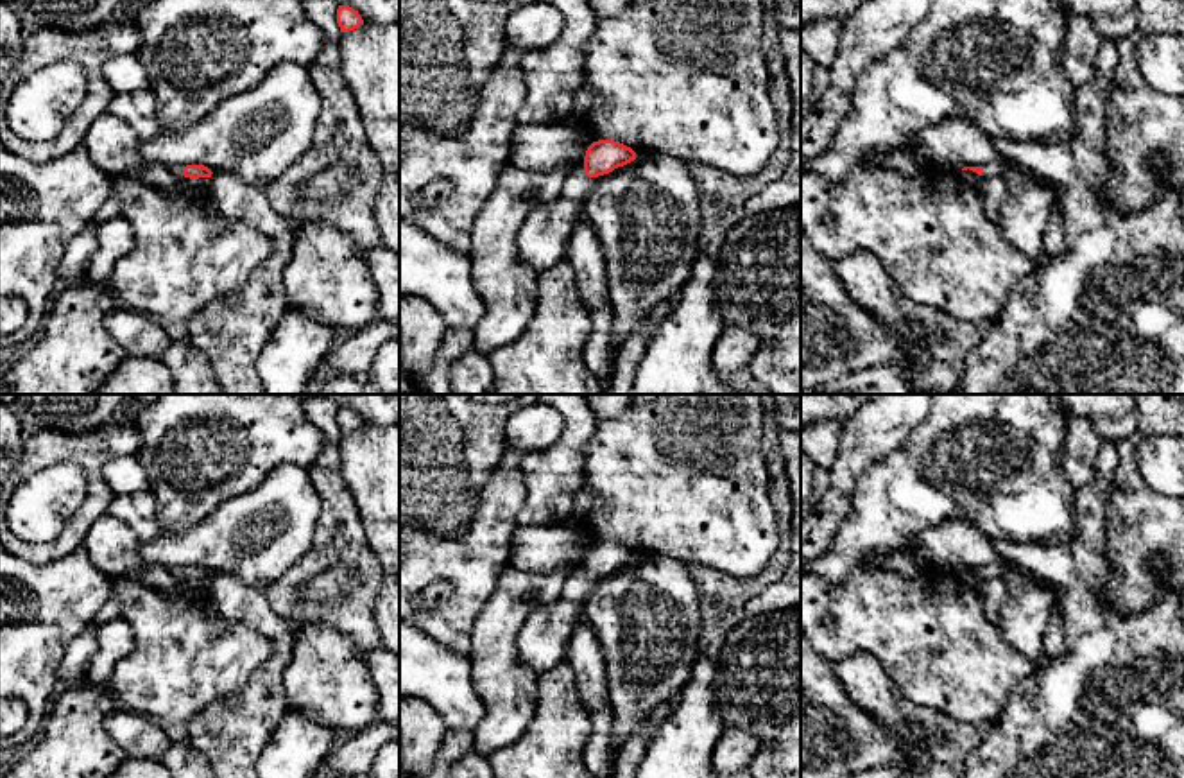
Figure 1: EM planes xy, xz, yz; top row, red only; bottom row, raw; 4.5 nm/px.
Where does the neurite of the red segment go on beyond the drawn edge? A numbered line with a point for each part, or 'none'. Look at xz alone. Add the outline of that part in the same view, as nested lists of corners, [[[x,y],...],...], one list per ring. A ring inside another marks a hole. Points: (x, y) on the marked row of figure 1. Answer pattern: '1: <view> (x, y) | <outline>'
1: xz (577, 185) | [[[584,172],[570,174],[562,185],[561,197],[584,201],[589,194],[591,181]]]

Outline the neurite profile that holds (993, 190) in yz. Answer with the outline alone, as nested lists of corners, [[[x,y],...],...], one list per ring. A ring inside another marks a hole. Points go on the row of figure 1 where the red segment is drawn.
[[[982,177],[978,183],[978,190],[983,197],[983,210],[987,217],[996,222],[1000,215],[1000,204],[1007,195],[1005,177]]]

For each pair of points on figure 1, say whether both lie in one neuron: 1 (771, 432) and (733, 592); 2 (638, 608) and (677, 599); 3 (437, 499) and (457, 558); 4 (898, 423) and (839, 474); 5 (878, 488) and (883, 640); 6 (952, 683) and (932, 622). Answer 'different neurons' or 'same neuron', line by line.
1: same neuron
2: same neuron
3: different neurons
4: same neuron
5: different neurons
6: same neuron

